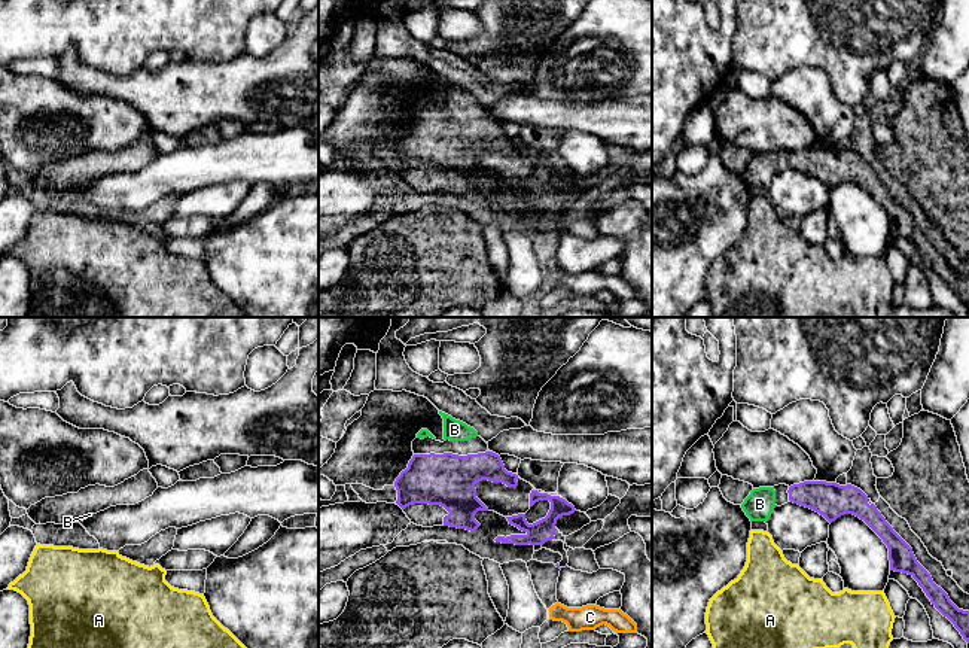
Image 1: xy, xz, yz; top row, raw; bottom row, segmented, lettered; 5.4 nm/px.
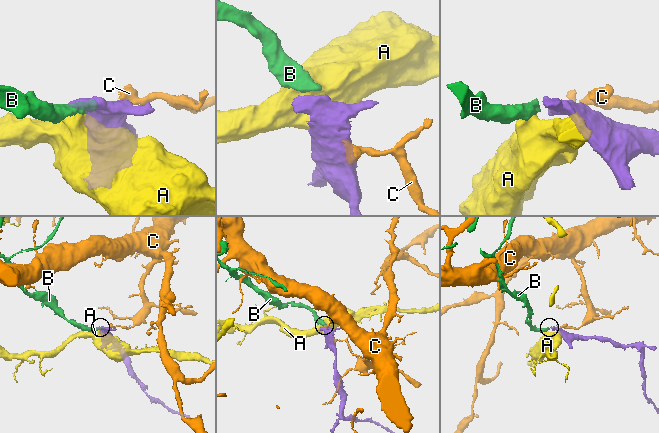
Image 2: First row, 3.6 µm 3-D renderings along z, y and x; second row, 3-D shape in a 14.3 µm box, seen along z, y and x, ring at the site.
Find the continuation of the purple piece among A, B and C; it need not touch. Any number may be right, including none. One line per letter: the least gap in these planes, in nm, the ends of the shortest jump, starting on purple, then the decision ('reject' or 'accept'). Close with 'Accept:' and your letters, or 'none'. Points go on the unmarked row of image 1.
A: 130 nm apart; from purple across yz (890, 236), (883, 258); reject
B: 70 nm apart; from purple across xz (445, 119), (445, 106); accept
C: 180 nm apart; from purple across xz (560, 234), (557, 268); reject
Accept: B

